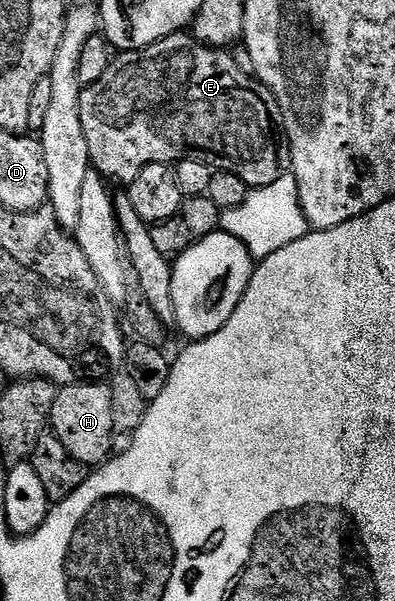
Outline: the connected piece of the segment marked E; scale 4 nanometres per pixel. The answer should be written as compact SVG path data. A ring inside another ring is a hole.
M189 32L173 33L156 43L143 49L122 51L111 60L108 71L104 71L101 79L96 83L85 86L80 95L80 123L84 127L84 135L88 139L91 166L101 173L103 178L115 177L118 181L129 183L136 179L136 175L149 165L170 165L180 161L199 161L210 166L215 171L231 173L251 187L276 183L289 170L290 144L286 141L286 130L282 128L282 112L278 101L272 95L268 86L262 84L257 77L249 77L236 67L236 62L226 49L216 49L212 45L204 45L197 41Z

